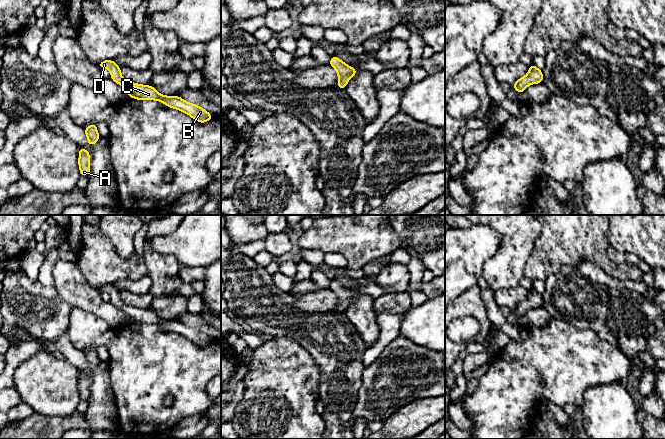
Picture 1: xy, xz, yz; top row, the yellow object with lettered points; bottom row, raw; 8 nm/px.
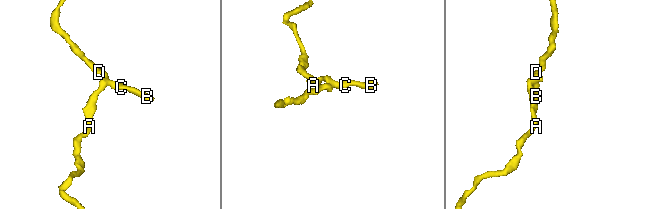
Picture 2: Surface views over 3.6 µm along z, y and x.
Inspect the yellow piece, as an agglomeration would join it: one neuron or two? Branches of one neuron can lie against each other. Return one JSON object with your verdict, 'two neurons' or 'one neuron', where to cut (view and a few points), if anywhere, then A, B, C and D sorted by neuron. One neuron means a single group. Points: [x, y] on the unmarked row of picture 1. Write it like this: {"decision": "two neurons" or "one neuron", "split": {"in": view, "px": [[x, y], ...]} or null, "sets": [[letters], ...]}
{"decision": "one neuron", "split": null, "sets": [["A", "B", "C", "D"]]}

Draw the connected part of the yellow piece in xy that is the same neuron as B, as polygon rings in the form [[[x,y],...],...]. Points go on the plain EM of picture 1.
[[[105,284],[97,288],[100,292],[107,292],[110,295],[111,303],[121,309],[127,316],[128,320],[137,324],[157,324],[170,332],[185,336],[194,344],[205,347],[213,342],[213,340],[196,328],[186,326],[179,320],[165,320],[150,309],[140,309],[123,303],[118,290],[113,284]]]

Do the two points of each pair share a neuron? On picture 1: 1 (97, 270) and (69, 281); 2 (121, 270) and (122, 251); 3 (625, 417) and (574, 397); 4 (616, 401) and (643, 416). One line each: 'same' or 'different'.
1: different
2: different
3: different
4: different

